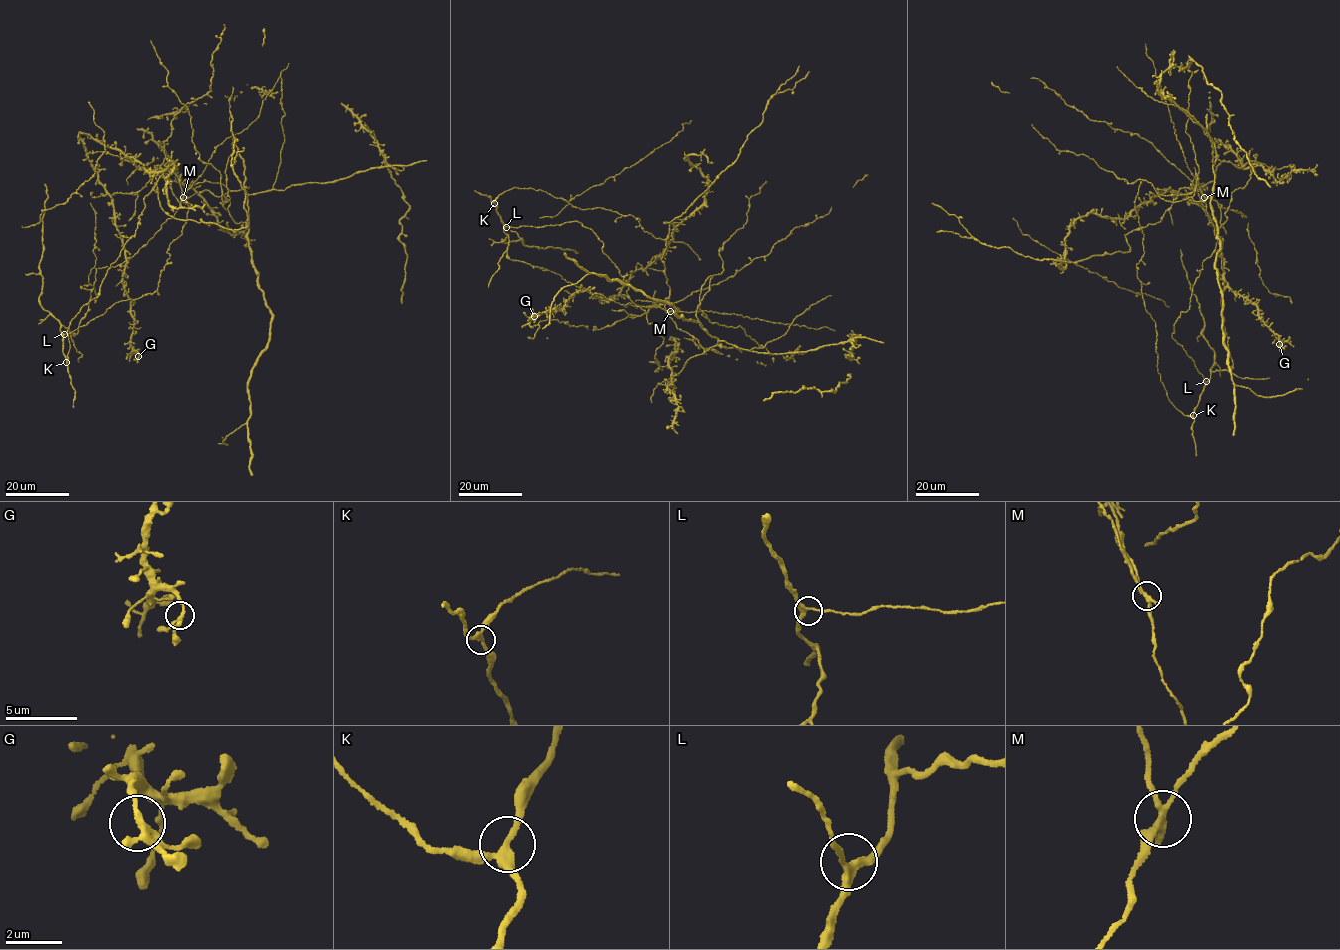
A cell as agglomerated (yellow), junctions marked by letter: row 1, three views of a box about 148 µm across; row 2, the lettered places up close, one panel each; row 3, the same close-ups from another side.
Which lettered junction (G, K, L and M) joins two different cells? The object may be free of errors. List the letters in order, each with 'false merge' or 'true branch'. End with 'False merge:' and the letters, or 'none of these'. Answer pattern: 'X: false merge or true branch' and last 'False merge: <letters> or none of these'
G: true branch
K: true branch
L: true branch
M: false merge
False merge: M

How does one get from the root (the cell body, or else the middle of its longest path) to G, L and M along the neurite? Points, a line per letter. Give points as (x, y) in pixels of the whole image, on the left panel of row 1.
G: (157, 192), (154, 167), (172, 169), (179, 208), (127, 261), (123, 278), (138, 356)
L: (157, 192), (144, 196), (138, 228), (107, 270), (99, 294), (71, 322), (66, 363), (64, 334)
M: (157, 192), (154, 167), (155, 171), (171, 168), (179, 180), (183, 197)

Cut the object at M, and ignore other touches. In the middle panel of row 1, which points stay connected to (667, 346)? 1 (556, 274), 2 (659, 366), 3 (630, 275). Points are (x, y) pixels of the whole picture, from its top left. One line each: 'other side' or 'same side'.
1: same side
2: same side
3: same side

